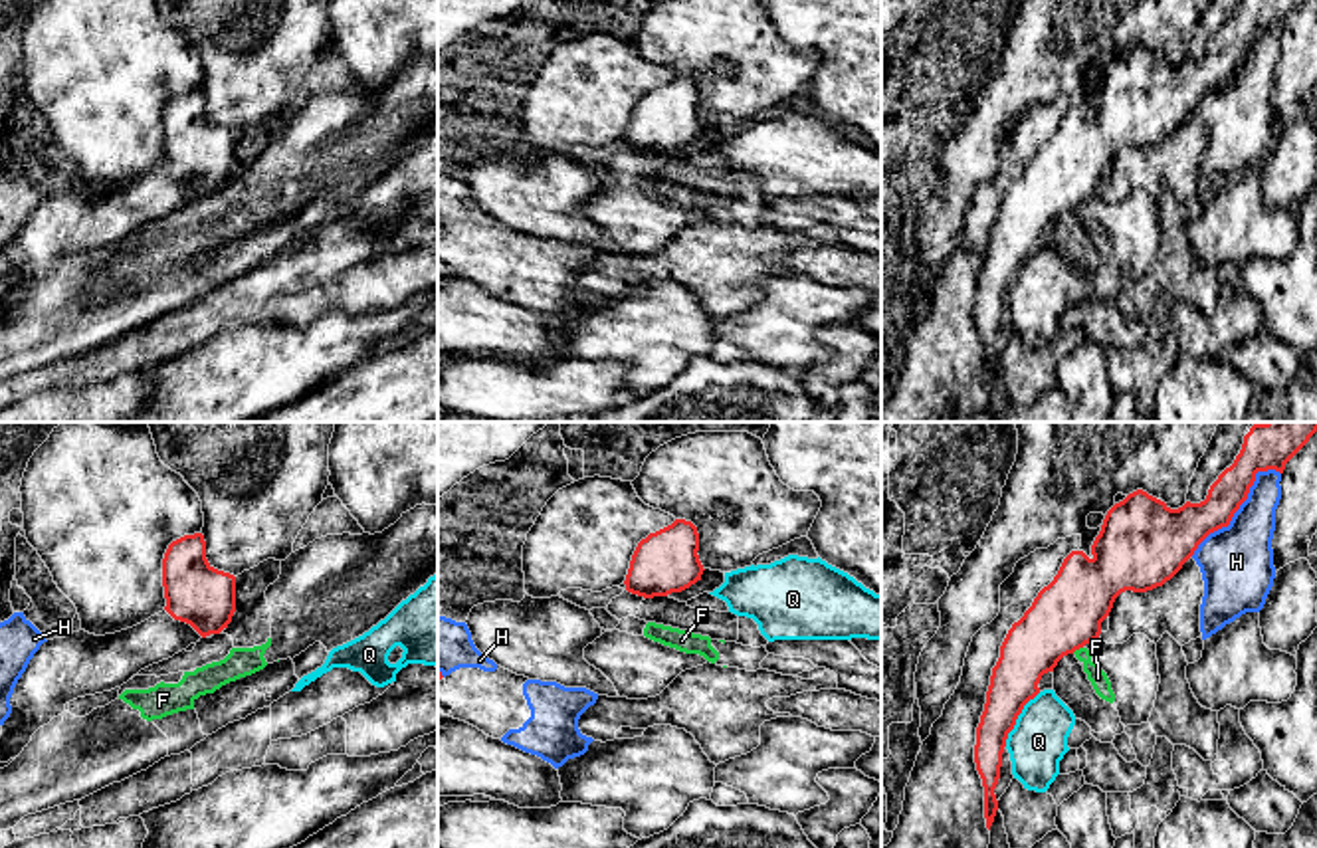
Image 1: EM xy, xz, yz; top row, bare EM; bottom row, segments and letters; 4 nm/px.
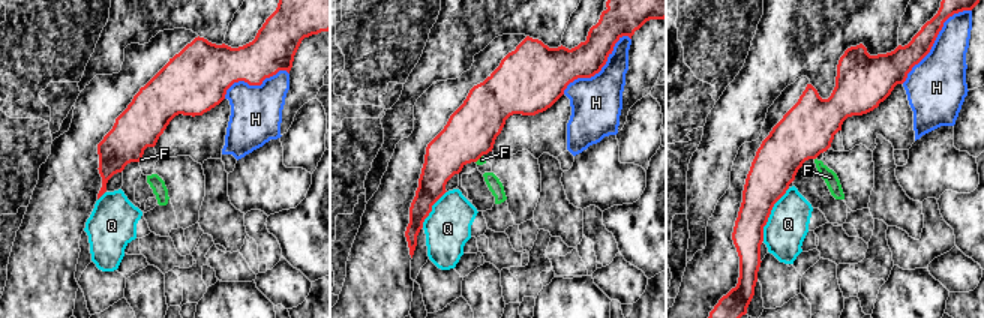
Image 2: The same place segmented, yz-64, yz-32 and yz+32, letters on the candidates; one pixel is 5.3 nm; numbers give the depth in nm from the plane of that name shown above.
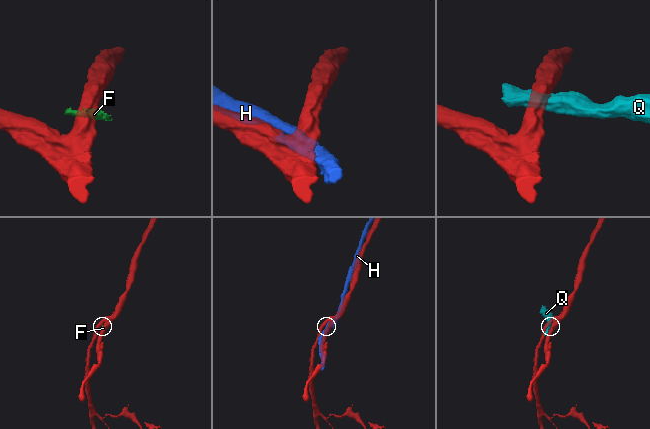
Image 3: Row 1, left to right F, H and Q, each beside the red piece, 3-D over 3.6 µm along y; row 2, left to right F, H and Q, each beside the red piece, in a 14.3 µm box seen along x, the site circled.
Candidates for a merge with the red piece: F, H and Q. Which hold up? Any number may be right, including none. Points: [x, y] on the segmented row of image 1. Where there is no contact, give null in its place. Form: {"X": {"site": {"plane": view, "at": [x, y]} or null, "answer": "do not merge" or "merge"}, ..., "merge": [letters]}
{"F": {"site": {"plane": "yz", "at": [1076, 648]}, "answer": "do not merge"}, "H": {"site": {"plane": "yz", "at": [1238, 508]}, "answer": "do not merge"}, "Q": {"site": {"plane": "yz", "at": [1016, 718]}, "answer": "do not merge"}, "merge": []}

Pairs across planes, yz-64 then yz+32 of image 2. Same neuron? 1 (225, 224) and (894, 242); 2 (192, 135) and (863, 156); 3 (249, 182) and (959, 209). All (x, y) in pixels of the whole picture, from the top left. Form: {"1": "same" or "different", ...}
{"1": "different", "2": "different", "3": "different"}

